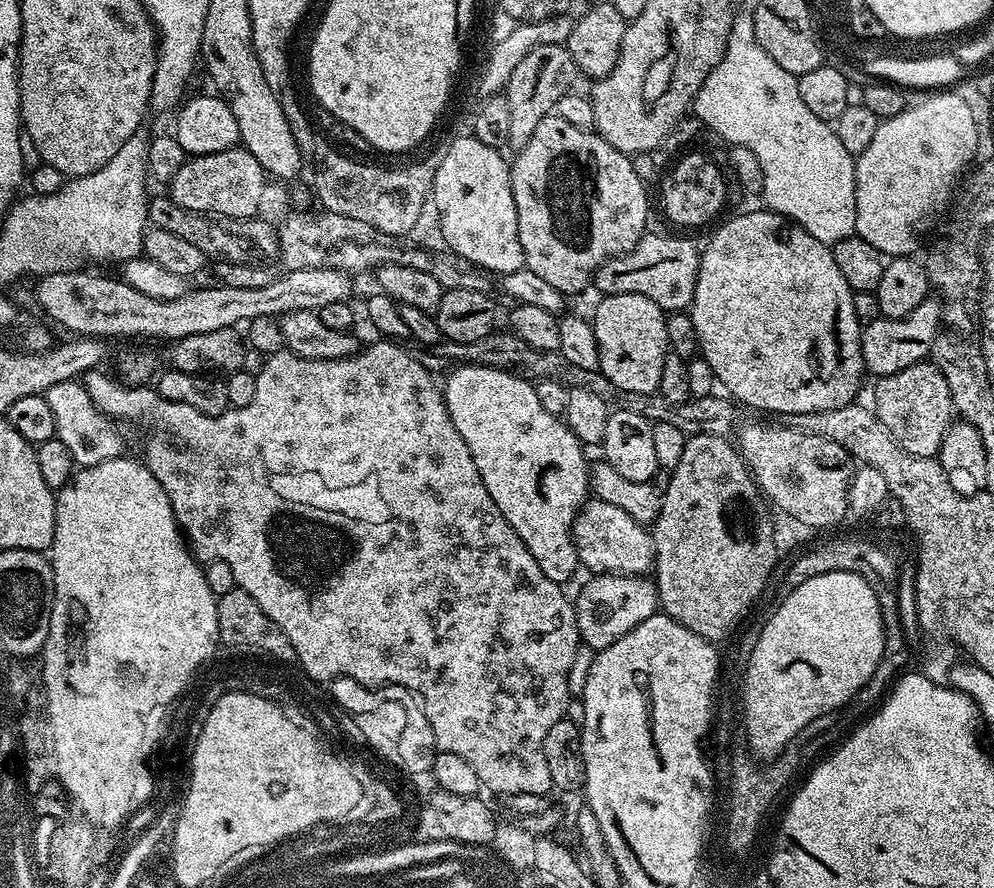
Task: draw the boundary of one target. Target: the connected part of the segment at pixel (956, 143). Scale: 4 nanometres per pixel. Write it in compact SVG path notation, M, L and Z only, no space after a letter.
M952 90L925 96L921 104L913 103L902 114L883 121L870 146L854 160L855 235L888 258L912 256L908 248L932 224L932 216L944 208L952 180L960 168L970 168L978 156L978 130L966 102Z

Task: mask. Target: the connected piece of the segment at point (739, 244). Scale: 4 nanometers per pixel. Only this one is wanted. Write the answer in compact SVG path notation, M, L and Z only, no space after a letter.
M763 210L764 212L744 212L741 216L732 216L712 237L708 245L700 252L698 278L694 286L694 298L690 305L694 330L700 339L699 355L710 362L710 370L714 370L717 381L724 384L723 391L733 401L741 405L749 404L760 412L781 412L785 418L798 414L810 414L822 410L838 410L842 406L853 403L860 392L860 383L866 379L863 351L860 348L862 327L855 316L853 291L848 287L846 278L842 278L842 270L838 270L838 262L834 262L831 247L818 238L814 238L806 229L789 222L779 212Z

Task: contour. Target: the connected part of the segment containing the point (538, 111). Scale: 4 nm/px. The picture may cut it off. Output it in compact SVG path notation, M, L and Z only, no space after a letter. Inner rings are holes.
M564 44L540 45L530 50L514 69L506 87L510 102L510 142L508 148L519 150L534 138L534 130L542 118L553 115L556 103L571 90L571 83L578 77L574 58L570 58Z

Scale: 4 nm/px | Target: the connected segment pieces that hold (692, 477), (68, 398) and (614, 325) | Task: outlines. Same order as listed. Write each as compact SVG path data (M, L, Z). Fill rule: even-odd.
M705 432L689 435L685 439L682 458L678 458L678 466L671 469L670 486L662 493L660 512L650 525L653 550L655 552L654 583L658 604L663 615L678 621L682 626L686 626L686 630L694 630L694 634L698 634L703 640L713 642L724 640L731 634L732 627L743 618L744 611L759 598L760 591L767 586L768 575L771 574L772 567L776 564L776 532L772 529L772 516L768 513L769 505L766 503L756 481L753 480L751 472L748 471L743 456L733 445L731 448L727 444L728 442L723 436L711 436Z
M79 379L58 382L58 386L50 386L46 395L50 402L50 411L54 414L55 439L66 445L66 450L70 450L77 465L89 468L107 460L115 460L121 455L121 429L117 421L108 419L98 411Z
M642 294L600 296L597 301L596 309L590 313L590 319L594 338L598 338L599 372L622 392L632 392L634 395L655 393L660 387L662 362L669 353L666 342L666 322L664 321L665 309L650 302L650 298L646 298Z

